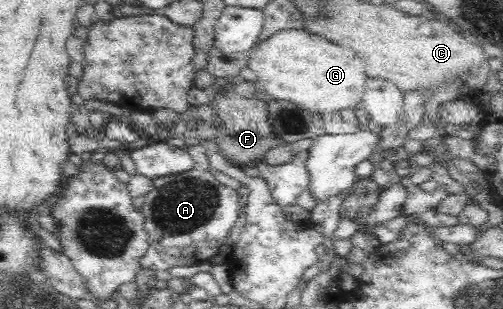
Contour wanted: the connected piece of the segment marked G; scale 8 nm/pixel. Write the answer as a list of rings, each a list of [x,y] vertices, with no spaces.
[[[284,30],[268,39],[260,41],[249,51],[247,66],[250,66],[257,77],[257,89],[272,95],[275,100],[288,101],[310,110],[318,116],[319,113],[340,113],[338,109],[354,109],[363,103],[366,75],[364,62],[354,51],[342,49],[332,41],[308,35],[304,30]]]

